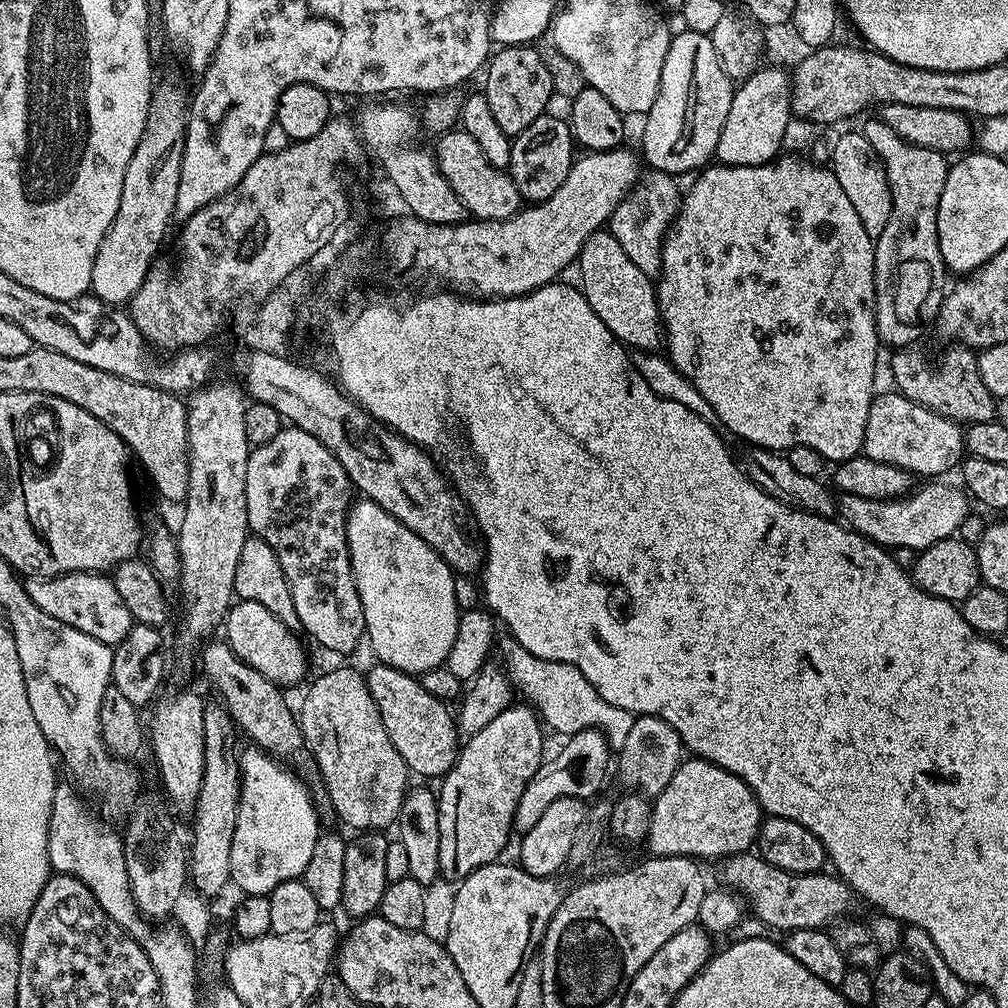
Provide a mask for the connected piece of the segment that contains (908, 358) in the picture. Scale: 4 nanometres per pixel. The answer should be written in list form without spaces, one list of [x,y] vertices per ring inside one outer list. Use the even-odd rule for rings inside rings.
[[[909,346],[893,351],[892,380],[896,383],[893,384],[895,391],[961,426],[997,419],[998,400],[990,394],[990,390],[986,390],[986,382],[982,382],[982,374],[978,374],[977,353],[963,346],[951,347],[945,350],[937,368],[919,352],[919,347]]]

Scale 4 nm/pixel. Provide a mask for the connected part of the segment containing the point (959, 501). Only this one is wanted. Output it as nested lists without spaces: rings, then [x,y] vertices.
[[[924,482],[920,489],[909,491],[907,494],[897,496],[895,500],[875,500],[874,498],[862,498],[861,496],[841,495],[838,500],[838,516],[847,527],[859,536],[864,536],[868,540],[873,540],[889,550],[896,548],[916,548],[923,550],[934,546],[934,542],[942,542],[955,537],[960,528],[960,523],[968,516],[968,504],[970,500],[959,487],[951,488],[944,482]]]

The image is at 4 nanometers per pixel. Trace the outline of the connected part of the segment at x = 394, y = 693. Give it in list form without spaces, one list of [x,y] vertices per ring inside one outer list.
[[[373,663],[373,668],[366,672],[370,698],[382,714],[382,726],[394,742],[394,750],[402,754],[409,773],[416,776],[436,776],[443,778],[456,764],[458,751],[458,725],[453,713],[448,713],[449,705],[429,694],[419,679],[411,672],[403,672],[389,664]]]

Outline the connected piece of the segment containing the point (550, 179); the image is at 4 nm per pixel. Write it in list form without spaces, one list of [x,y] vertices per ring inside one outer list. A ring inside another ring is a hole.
[[[545,114],[534,118],[522,134],[518,134],[512,142],[510,150],[510,162],[507,173],[512,177],[514,186],[521,197],[528,202],[539,202],[550,198],[562,182],[566,182],[566,174],[570,174],[574,159],[574,141],[572,138],[572,127],[568,125],[563,115],[552,116]]]

